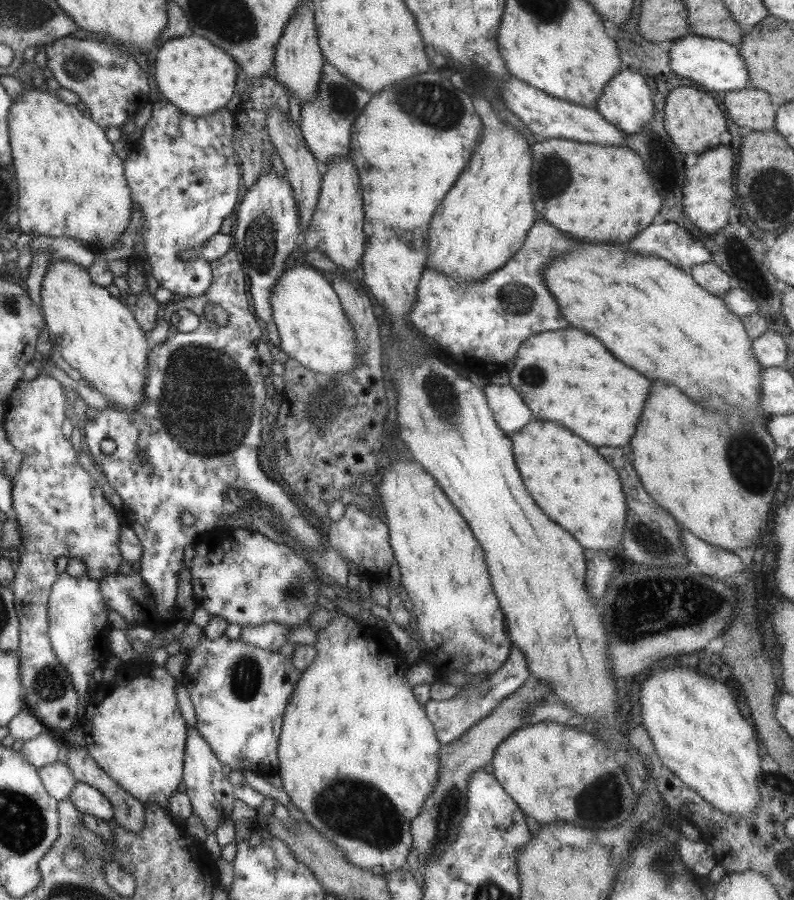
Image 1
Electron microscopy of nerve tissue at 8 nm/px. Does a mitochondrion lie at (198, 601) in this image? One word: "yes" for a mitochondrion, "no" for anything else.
no

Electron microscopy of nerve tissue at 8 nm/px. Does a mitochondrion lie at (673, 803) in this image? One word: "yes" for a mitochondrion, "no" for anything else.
no

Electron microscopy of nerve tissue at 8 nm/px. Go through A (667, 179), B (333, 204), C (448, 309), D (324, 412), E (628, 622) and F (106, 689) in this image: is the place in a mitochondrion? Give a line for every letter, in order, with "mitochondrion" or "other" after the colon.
A: other
B: other
C: other
D: mitochondrion
E: mitochondrion
F: other

